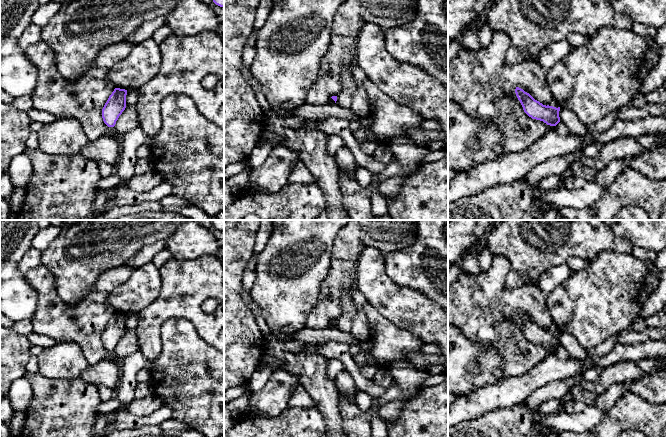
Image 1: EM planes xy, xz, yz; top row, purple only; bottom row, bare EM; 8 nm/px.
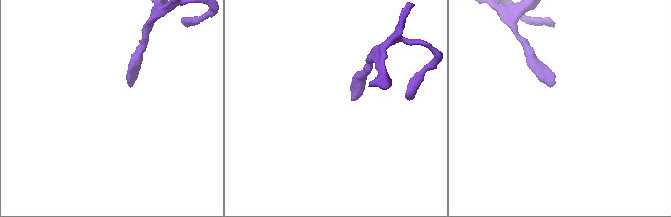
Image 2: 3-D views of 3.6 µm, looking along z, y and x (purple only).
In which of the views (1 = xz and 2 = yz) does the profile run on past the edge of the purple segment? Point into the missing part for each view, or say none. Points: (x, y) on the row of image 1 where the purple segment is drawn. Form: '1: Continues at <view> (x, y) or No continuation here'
1: No continuation here
2: No continuation here

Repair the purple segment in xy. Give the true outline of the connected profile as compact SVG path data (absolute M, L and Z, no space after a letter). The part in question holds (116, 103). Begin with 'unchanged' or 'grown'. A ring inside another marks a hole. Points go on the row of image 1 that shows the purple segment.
unchanged; M115 88L102 109L102 118L108 127L114 127L126 108L127 90Z

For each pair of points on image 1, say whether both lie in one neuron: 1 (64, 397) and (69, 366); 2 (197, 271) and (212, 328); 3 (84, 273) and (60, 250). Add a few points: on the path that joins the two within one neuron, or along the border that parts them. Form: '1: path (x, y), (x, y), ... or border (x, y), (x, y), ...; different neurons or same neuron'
1: border (44, 376), (49, 378), (80, 377); different neurons
2: path (196, 285), (196, 312), (198, 314); same neuron
3: path (77, 266), (63, 257); same neuron

